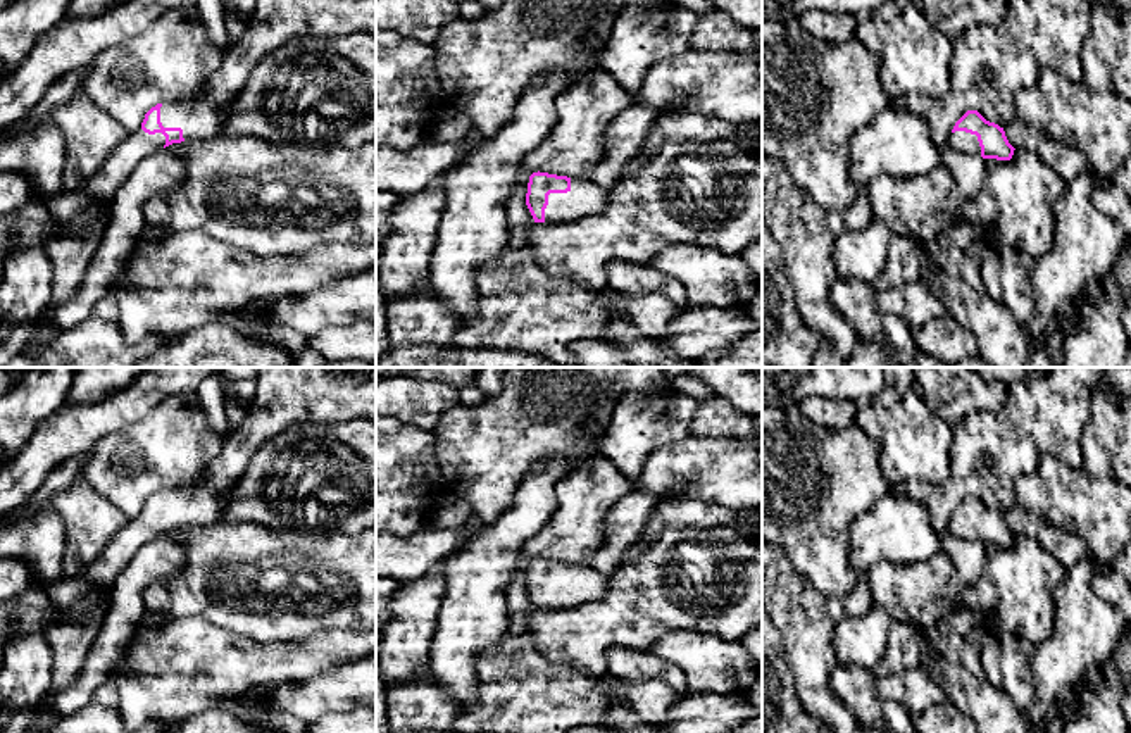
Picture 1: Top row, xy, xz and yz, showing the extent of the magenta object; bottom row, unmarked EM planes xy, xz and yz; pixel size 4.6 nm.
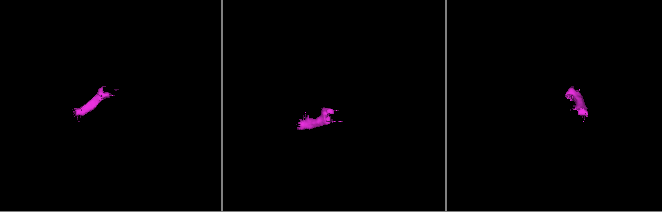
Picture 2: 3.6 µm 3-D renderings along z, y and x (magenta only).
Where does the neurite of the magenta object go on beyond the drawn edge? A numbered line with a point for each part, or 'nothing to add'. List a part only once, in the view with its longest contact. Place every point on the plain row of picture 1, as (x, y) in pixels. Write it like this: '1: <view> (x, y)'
1: xz (585, 585)
2: yz (964, 528)

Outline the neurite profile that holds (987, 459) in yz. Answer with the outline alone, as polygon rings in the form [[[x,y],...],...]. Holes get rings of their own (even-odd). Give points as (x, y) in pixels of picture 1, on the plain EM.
[[[1053,367],[1009,385],[1002,409],[972,412],[950,424],[953,442],[945,481],[907,481],[890,486],[890,493],[924,505],[940,535],[948,533],[955,509],[967,497],[1009,512],[1019,504],[1015,481],[1036,473],[1043,454],[1083,467],[1081,438],[1093,388],[1105,369]]]

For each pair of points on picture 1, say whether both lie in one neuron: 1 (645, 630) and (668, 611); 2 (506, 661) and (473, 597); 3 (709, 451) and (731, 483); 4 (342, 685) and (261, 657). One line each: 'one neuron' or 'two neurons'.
1: one neuron
2: two neurons
3: one neuron
4: two neurons

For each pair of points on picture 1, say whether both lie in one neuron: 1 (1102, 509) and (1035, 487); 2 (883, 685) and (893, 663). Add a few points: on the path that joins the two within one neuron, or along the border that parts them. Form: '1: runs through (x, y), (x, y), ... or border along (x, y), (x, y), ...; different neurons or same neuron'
1: runs through (1085, 506), (1052, 490); same neuron
2: border along (919, 664), (878, 678); different neurons

